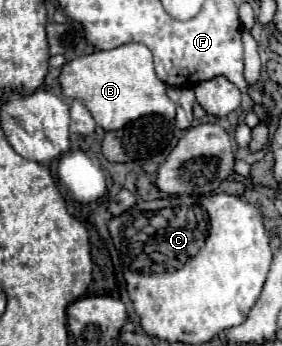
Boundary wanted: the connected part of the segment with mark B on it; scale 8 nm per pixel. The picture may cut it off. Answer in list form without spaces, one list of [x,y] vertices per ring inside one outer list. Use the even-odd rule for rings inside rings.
[[[127,43],[111,51],[95,51],[91,55],[75,57],[61,67],[59,83],[65,97],[83,99],[95,123],[105,131],[117,131],[151,113],[159,113],[169,119],[176,114],[175,103],[167,97],[167,85],[155,75],[151,51],[141,43]]]

